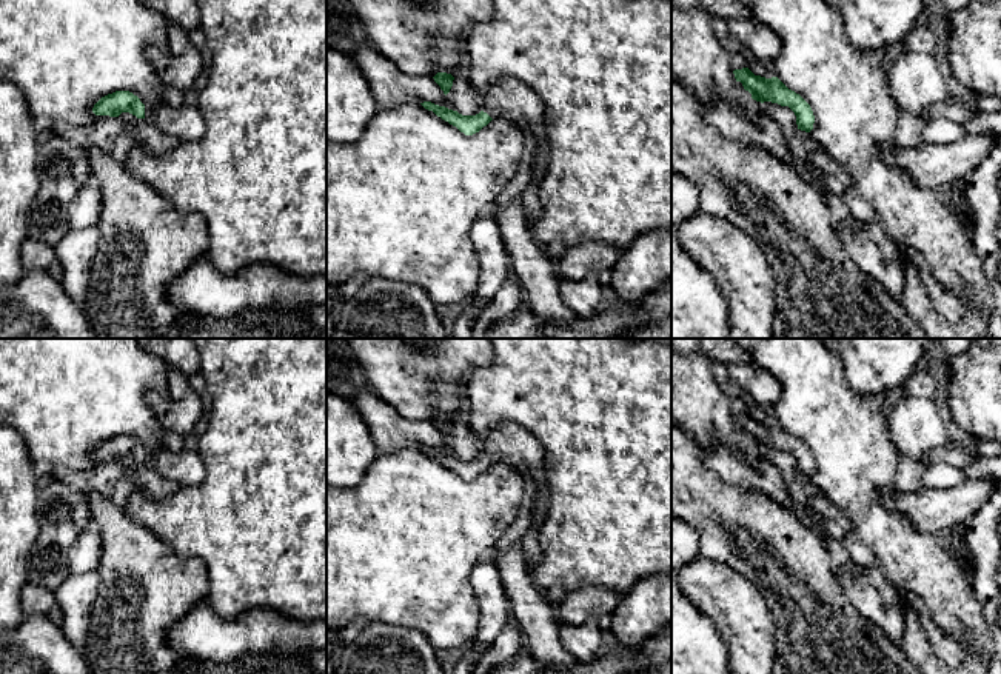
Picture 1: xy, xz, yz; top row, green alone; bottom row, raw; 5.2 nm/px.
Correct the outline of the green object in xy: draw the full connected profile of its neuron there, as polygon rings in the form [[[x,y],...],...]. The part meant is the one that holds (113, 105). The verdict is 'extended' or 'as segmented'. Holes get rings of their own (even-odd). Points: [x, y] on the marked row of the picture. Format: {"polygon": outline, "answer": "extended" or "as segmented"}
{"polygon": [[[116,91],[102,97],[92,108],[95,115],[119,117],[122,112],[129,112],[137,118],[145,118],[157,126],[165,134],[179,142],[199,140],[206,132],[206,123],[197,106],[183,105],[174,108],[162,105],[159,108],[146,106],[137,95],[129,91]]], "answer": "extended"}

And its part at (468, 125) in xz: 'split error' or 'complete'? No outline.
split error

